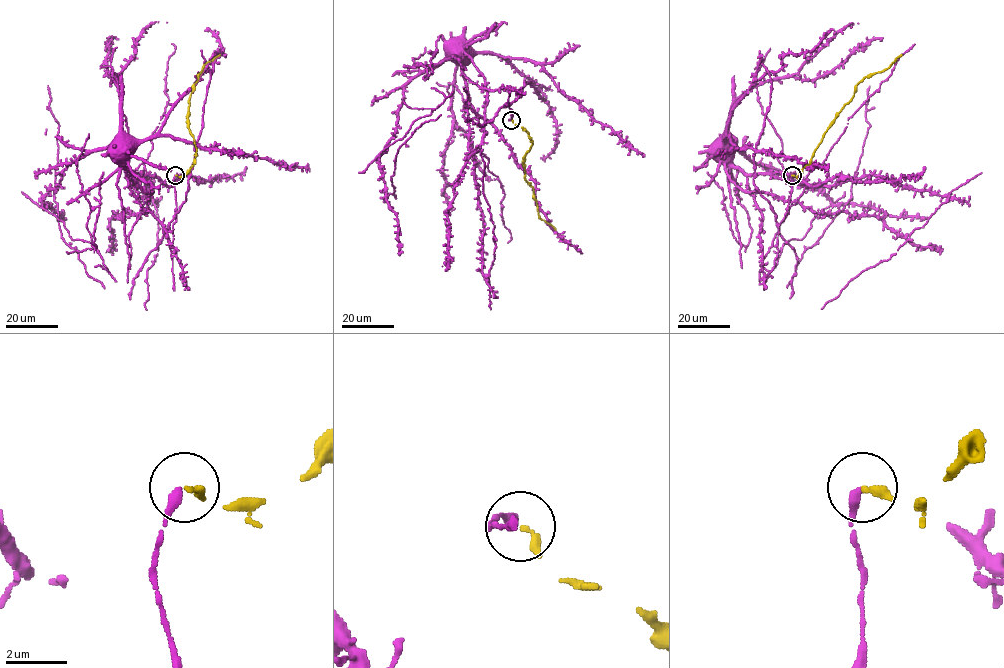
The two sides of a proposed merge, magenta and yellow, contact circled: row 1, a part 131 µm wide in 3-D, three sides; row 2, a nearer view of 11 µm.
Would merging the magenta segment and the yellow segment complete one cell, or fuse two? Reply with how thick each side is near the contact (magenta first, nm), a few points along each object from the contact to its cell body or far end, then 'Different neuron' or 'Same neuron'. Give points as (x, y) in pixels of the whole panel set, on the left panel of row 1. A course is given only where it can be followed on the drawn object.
Thickness 320 nm (magenta) against 240 nm. Course of magenta: (175, 175), (176, 222), (170, 227), (185, 201), (209, 70), (156, 134), (124, 157). Course of yellow: (176, 175), (185, 174), (194, 163), (196, 147), (187, 117), (192, 86), (203, 66), (220, 54). Same neuron

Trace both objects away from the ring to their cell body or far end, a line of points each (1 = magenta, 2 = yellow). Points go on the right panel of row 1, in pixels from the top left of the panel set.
1: (792, 175), (788, 210), (778, 227), (753, 180), (756, 144), (770, 104), (767, 70), (731, 112), (723, 157)
2: (792, 175), (796, 176), (810, 163), (828, 127), (851, 99), (855, 87), (865, 77), (884, 71), (901, 55)

